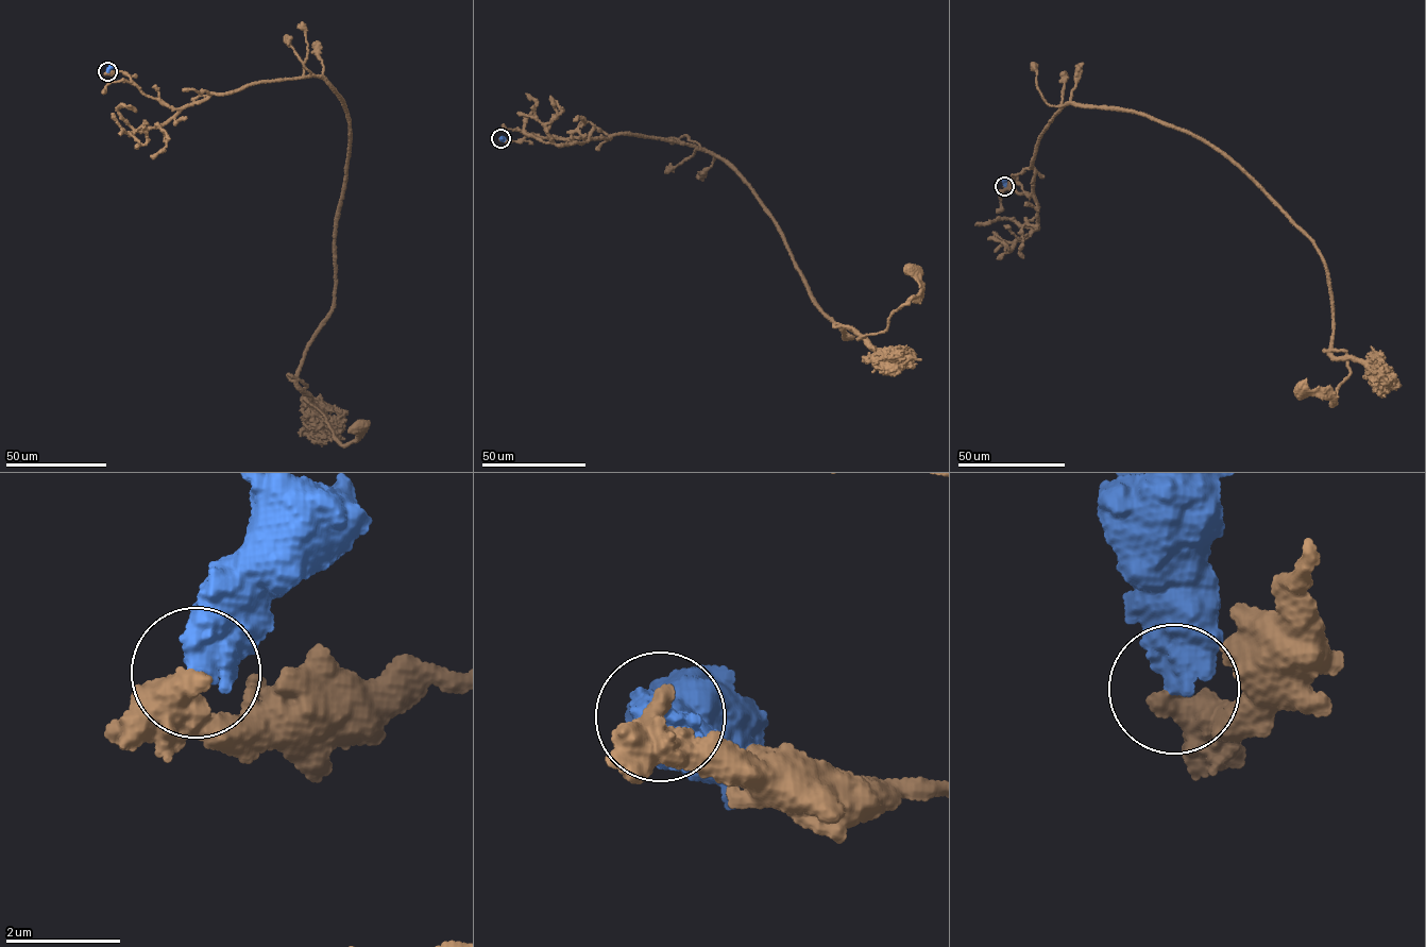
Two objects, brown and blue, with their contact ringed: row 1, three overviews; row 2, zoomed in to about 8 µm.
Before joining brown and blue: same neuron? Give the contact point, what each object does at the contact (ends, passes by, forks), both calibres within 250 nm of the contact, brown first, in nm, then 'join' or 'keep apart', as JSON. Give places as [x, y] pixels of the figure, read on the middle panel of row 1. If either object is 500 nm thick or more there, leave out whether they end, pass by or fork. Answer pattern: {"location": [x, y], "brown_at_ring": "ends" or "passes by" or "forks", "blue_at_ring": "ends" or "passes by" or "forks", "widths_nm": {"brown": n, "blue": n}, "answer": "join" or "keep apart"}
{"location": [501, 138], "widths_nm": {"brown": 600, "blue": 650}, "answer": "keep apart"}

